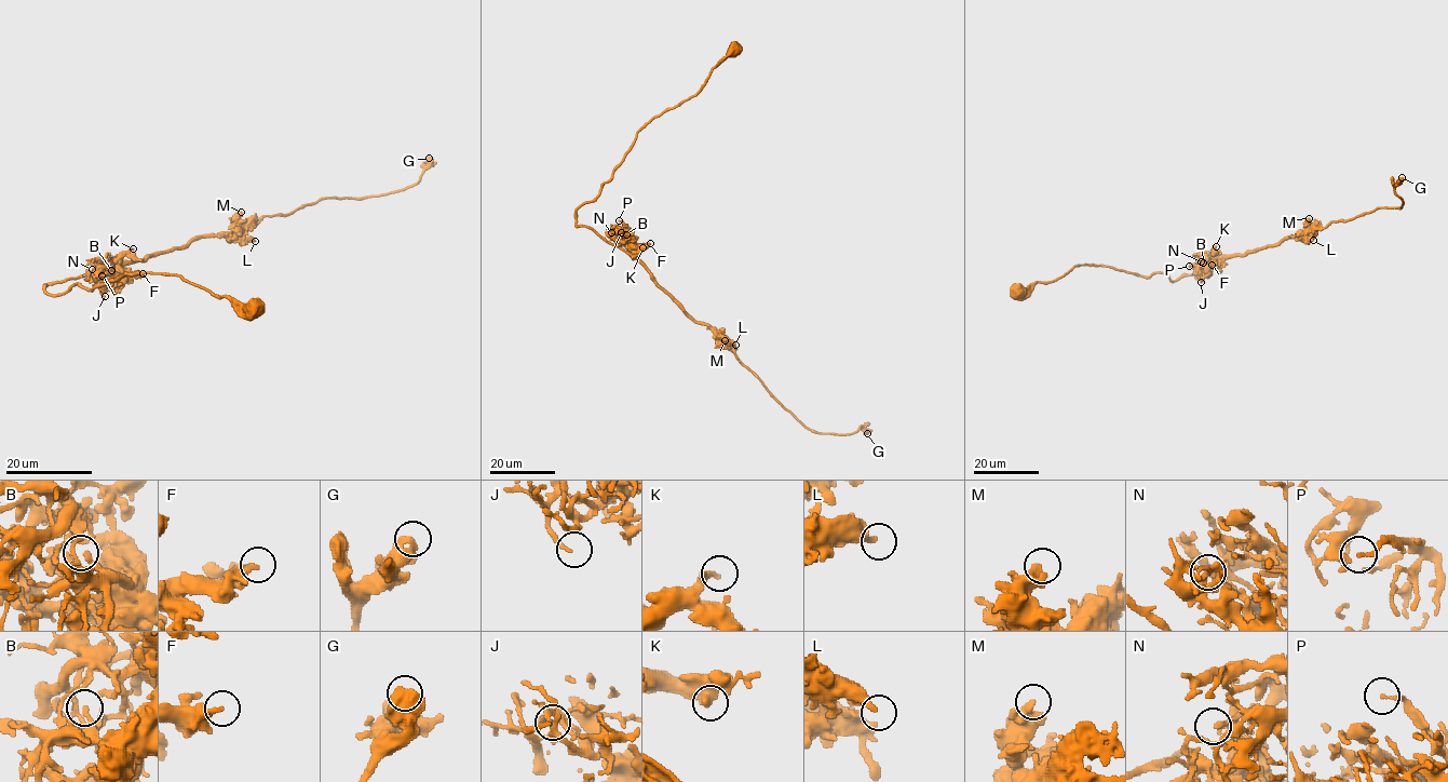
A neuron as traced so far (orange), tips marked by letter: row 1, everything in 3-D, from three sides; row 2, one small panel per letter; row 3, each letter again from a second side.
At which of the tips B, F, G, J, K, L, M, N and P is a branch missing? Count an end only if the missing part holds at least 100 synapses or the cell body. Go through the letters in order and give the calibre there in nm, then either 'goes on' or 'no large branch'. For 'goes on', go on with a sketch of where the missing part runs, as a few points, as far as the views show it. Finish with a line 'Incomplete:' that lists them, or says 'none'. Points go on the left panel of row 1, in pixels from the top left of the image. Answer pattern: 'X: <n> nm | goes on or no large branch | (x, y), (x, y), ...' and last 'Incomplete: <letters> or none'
B: 190 nm | no large branch
F: 320 nm | no large branch
G: 440 nm | no large branch
J: 150 nm | no large branch
K: 280 nm | no large branch
L: 280 nm | no large branch
M: 280 nm | no large branch
N: 170 nm | no large branch
P: 140 nm | no large branch
Incomplete: none

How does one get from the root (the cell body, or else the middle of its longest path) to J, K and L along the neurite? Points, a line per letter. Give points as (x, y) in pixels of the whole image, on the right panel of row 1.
J: (1017, 294), (1056, 280), (1078, 265), (1146, 277), (1164, 272), (1175, 281), (1214, 263), (1201, 282)
K: (1017, 294), (1056, 280), (1078, 265), (1146, 277), (1164, 272), (1175, 281), (1214, 263), (1216, 246)
L: (1017, 294), (1056, 280), (1078, 265), (1146, 277), (1164, 272), (1175, 281), (1289, 237), (1313, 240)

